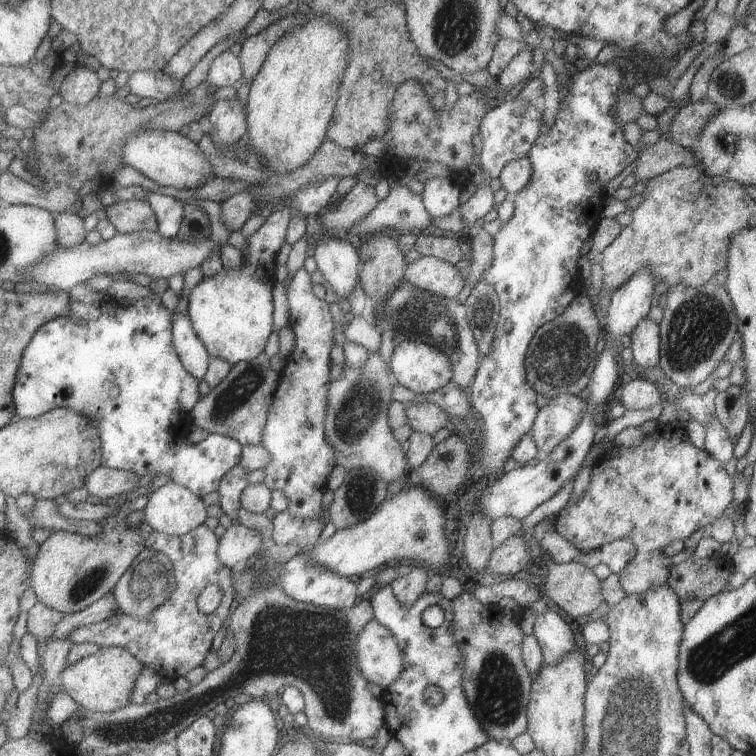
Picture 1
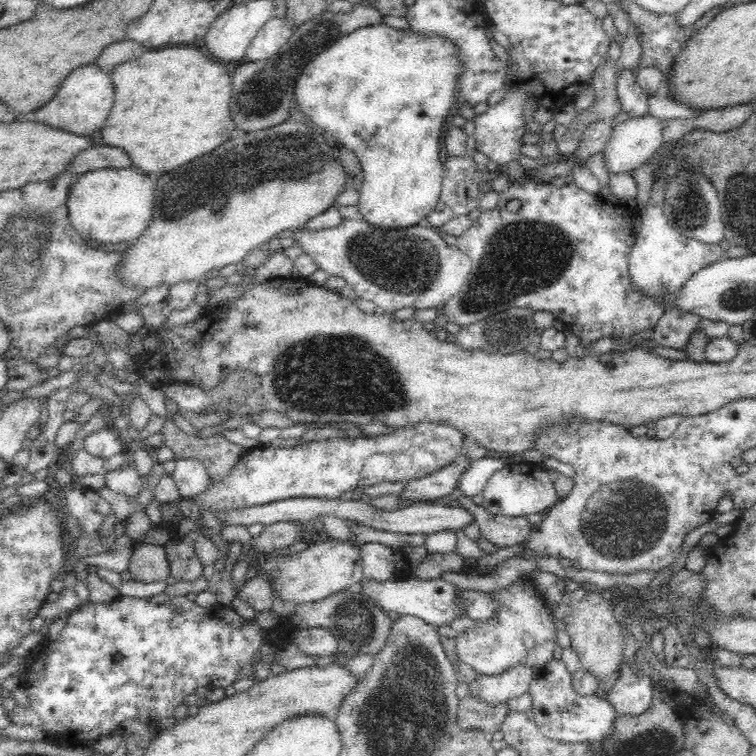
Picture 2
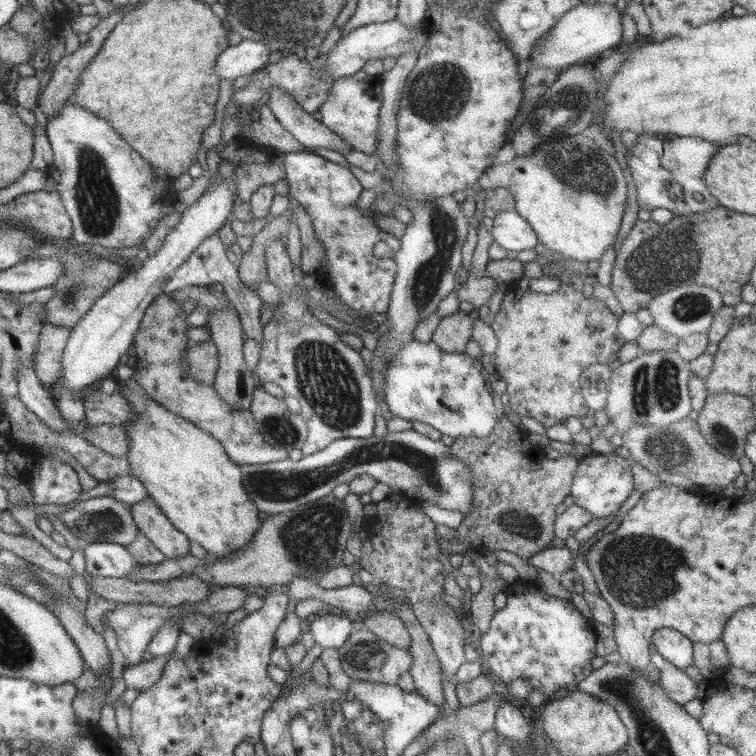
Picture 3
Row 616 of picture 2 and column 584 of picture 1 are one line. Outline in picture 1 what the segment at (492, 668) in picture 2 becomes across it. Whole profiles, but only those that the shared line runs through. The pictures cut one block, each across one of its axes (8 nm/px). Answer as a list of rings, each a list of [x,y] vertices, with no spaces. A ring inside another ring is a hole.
[[[683,423],[662,424],[659,427],[657,426],[653,432],[645,434],[643,440],[641,440],[641,444],[636,448],[612,445],[611,448],[605,449],[601,452],[601,455],[597,458],[593,464],[593,468],[591,469],[591,480],[589,480],[589,486],[587,486],[587,490],[583,492],[583,496],[579,498],[579,502],[571,504],[571,508],[569,508],[569,506],[567,506],[567,508],[561,508],[561,510],[555,514],[556,532],[561,534],[567,542],[569,542],[575,549],[578,549],[581,553],[597,550],[597,548],[604,546],[605,544],[610,544],[615,540],[629,540],[629,542],[633,544],[633,548],[635,548],[635,556],[633,556],[633,559],[624,567],[624,570],[621,570],[618,573],[621,589],[626,595],[639,594],[639,592],[647,592],[647,590],[655,590],[655,586],[665,584],[669,577],[668,568],[671,566],[670,558],[663,556],[663,552],[661,552],[663,547],[667,544],[669,545],[673,541],[683,541],[699,528],[707,529],[718,517],[721,516],[723,510],[725,510],[729,505],[733,505],[733,484],[731,482],[732,481],[729,480],[727,472],[724,470],[723,463],[718,462],[715,458],[712,458],[709,454],[706,454],[703,450],[696,448],[691,444],[687,434],[685,433]]]

